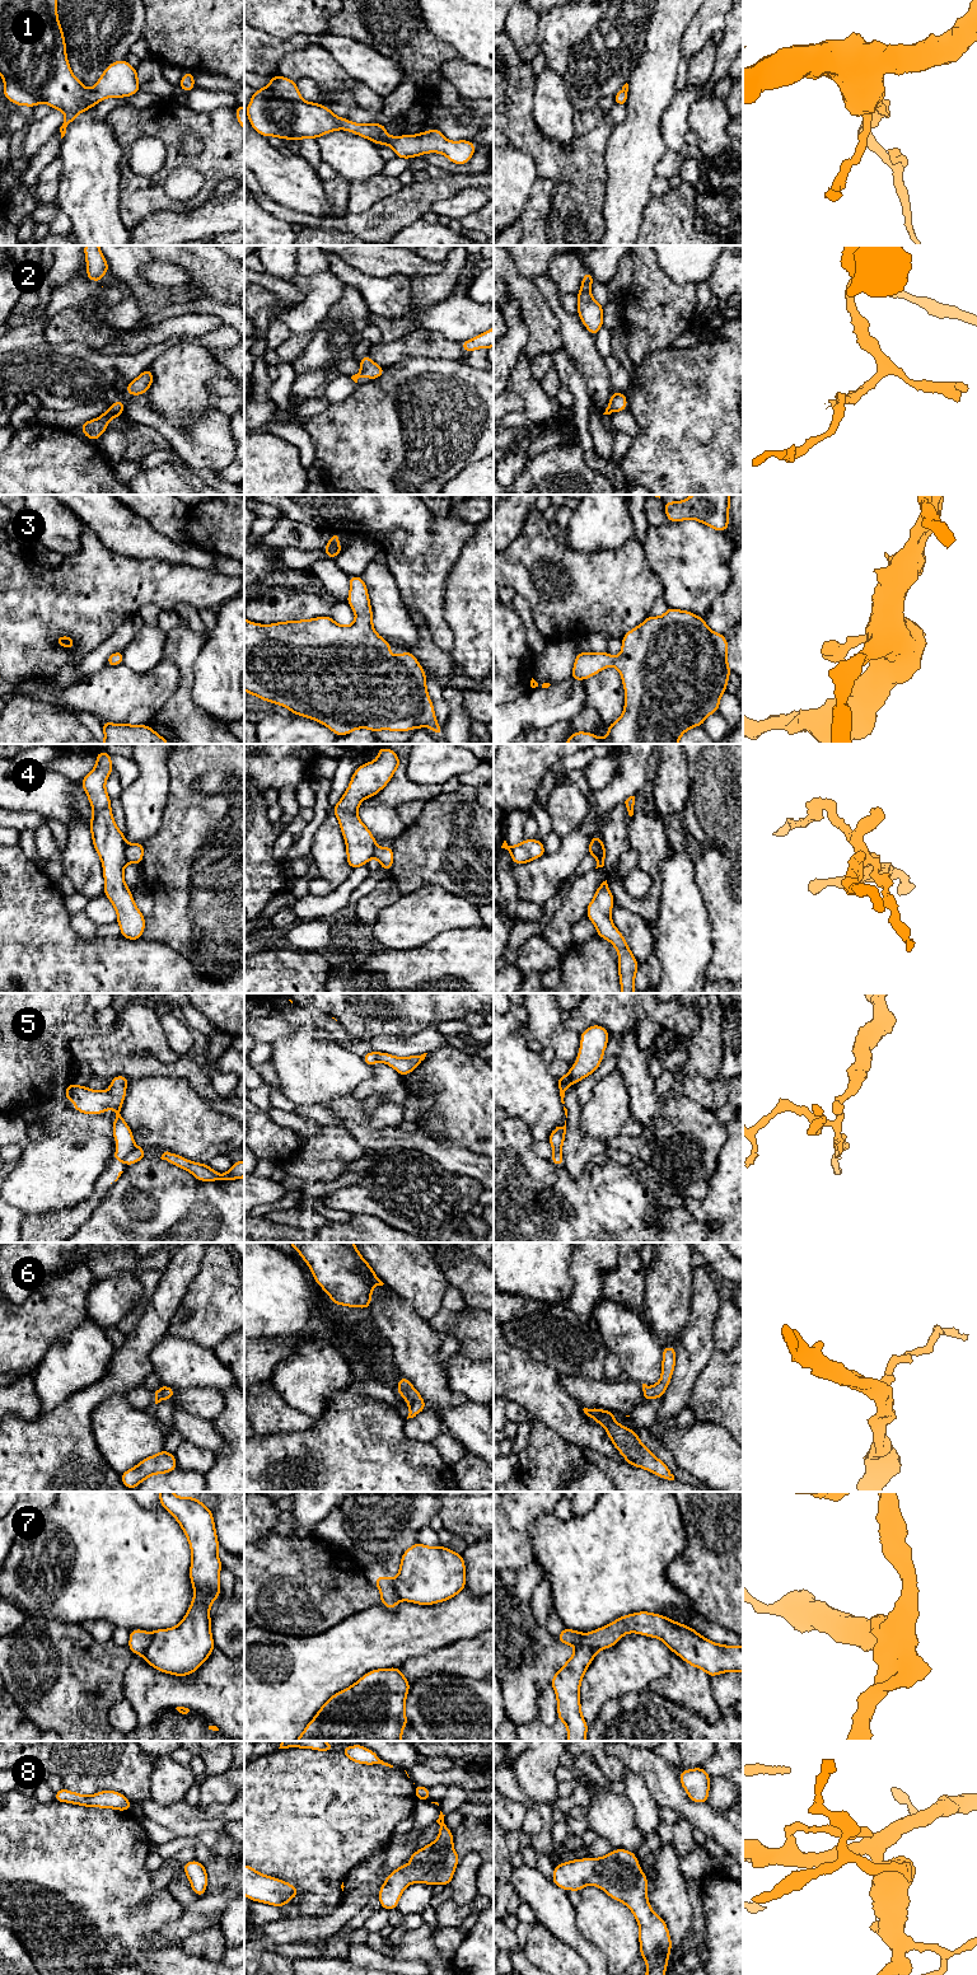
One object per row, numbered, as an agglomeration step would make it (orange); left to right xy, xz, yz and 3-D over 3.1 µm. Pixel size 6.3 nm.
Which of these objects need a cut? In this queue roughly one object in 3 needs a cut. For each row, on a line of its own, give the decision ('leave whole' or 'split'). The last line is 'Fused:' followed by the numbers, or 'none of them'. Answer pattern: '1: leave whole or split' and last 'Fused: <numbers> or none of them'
1: leave whole
2: leave whole
3: leave whole
4: split
5: split
6: leave whole
7: split
8: leave whole
Fused: 4, 5, 7

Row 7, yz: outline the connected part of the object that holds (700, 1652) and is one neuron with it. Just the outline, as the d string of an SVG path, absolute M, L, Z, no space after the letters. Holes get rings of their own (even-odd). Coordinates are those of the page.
M648 1611L621 1616L592 1630L586 1634L585 1644L602 1651L617 1644L626 1633L663 1641L670 1652L691 1666L703 1670L710 1677L730 1671L743 1672L743 1646L717 1644L688 1625Z

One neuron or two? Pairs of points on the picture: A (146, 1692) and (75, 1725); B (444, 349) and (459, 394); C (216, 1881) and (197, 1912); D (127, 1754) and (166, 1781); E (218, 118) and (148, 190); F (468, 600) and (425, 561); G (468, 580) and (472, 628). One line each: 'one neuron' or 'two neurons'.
A: two neurons
B: two neurons
C: one neuron
D: two neurons
E: one neuron
F: two neurons
G: one neuron

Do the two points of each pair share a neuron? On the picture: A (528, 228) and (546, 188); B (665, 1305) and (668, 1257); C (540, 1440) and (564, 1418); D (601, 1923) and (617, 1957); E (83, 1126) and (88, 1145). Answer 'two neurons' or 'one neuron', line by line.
A: one neuron
B: one neuron
C: two neurons
D: one neuron
E: two neurons

